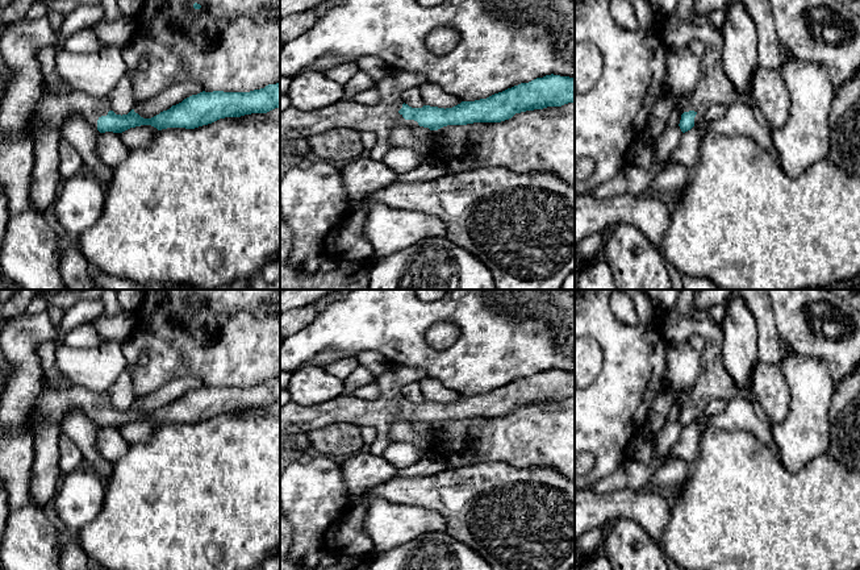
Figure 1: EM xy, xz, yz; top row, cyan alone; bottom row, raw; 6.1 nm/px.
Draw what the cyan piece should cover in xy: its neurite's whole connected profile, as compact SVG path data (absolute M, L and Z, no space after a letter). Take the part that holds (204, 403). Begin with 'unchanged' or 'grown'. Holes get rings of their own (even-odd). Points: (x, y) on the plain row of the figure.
grown; M268 379L264 383L250 387L200 387L184 394L181 398L172 400L170 404L160 407L151 413L143 413L131 404L128 409L116 409L112 405L108 392L93 392L82 386L71 386L66 390L46 390L36 400L34 424L38 428L41 424L62 424L64 417L72 411L80 411L85 417L95 421L100 428L113 427L122 428L130 423L141 420L151 420L158 425L167 423L195 424L203 420L212 419L225 412L241 412L251 408L267 408L275 403L280 403L280 379Z

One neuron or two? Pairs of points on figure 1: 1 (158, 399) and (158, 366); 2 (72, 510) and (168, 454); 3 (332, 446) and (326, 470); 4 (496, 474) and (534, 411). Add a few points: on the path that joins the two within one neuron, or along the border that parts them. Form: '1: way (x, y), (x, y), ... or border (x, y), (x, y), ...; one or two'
1: border (187, 378), (172, 378), (153, 392), (137, 396); two
2: border (105, 482), (101, 508), (91, 521); two
3: border (334, 458), (338, 462); two
4: border (509, 462), (480, 462), (474, 465); two

